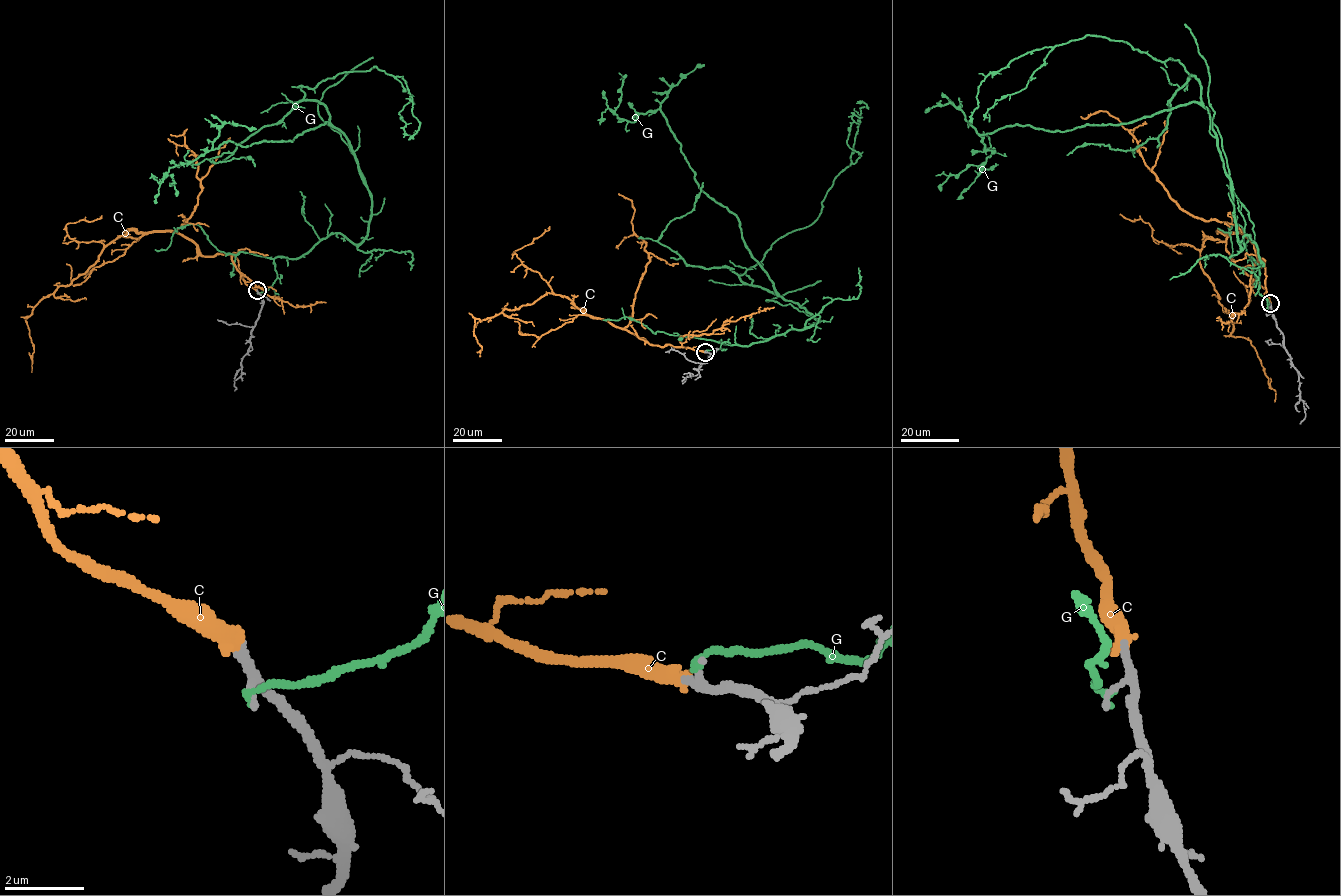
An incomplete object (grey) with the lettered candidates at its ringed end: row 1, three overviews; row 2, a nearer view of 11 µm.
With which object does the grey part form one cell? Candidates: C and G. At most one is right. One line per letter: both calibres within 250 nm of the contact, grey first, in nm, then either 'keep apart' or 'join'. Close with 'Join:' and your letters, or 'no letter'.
C: 180/400 nm | join
G: 190/170 nm | keep apart
Join: C

